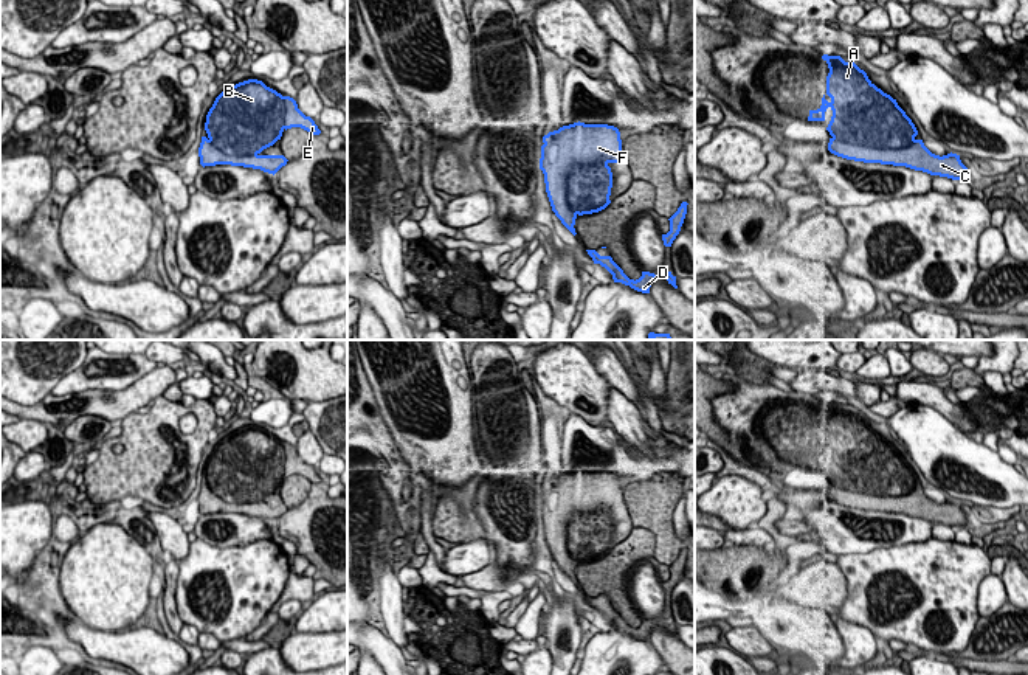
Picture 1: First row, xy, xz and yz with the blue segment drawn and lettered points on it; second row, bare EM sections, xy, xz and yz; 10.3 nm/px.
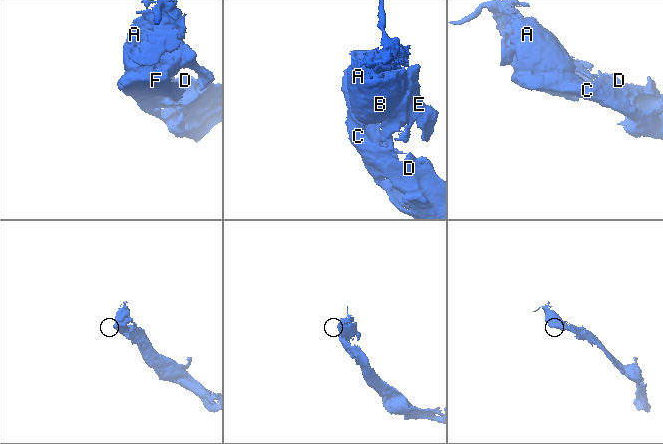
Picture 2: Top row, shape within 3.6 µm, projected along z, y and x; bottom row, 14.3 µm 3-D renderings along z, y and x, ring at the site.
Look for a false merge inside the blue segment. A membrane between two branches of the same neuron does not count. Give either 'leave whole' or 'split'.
leave whole

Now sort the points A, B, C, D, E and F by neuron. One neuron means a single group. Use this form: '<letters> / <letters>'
A B C D E F

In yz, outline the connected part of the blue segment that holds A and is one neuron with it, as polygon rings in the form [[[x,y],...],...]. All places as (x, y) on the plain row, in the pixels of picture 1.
[[[823,402],[822,407],[830,416],[826,441],[822,445],[822,453],[817,458],[809,458],[808,469],[825,469],[826,456],[833,458],[826,475],[831,483],[828,490],[831,501],[854,509],[906,514],[930,523],[964,528],[968,515],[961,511],[960,503],[932,501],[923,487],[915,486],[918,478],[896,447],[878,436],[864,417],[854,410],[845,410],[840,403]]]

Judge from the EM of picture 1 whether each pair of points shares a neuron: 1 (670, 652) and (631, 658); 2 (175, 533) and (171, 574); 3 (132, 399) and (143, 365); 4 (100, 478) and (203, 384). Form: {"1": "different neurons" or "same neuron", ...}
{"1": "different neurons", "2": "different neurons", "3": "different neurons", "4": "different neurons"}

